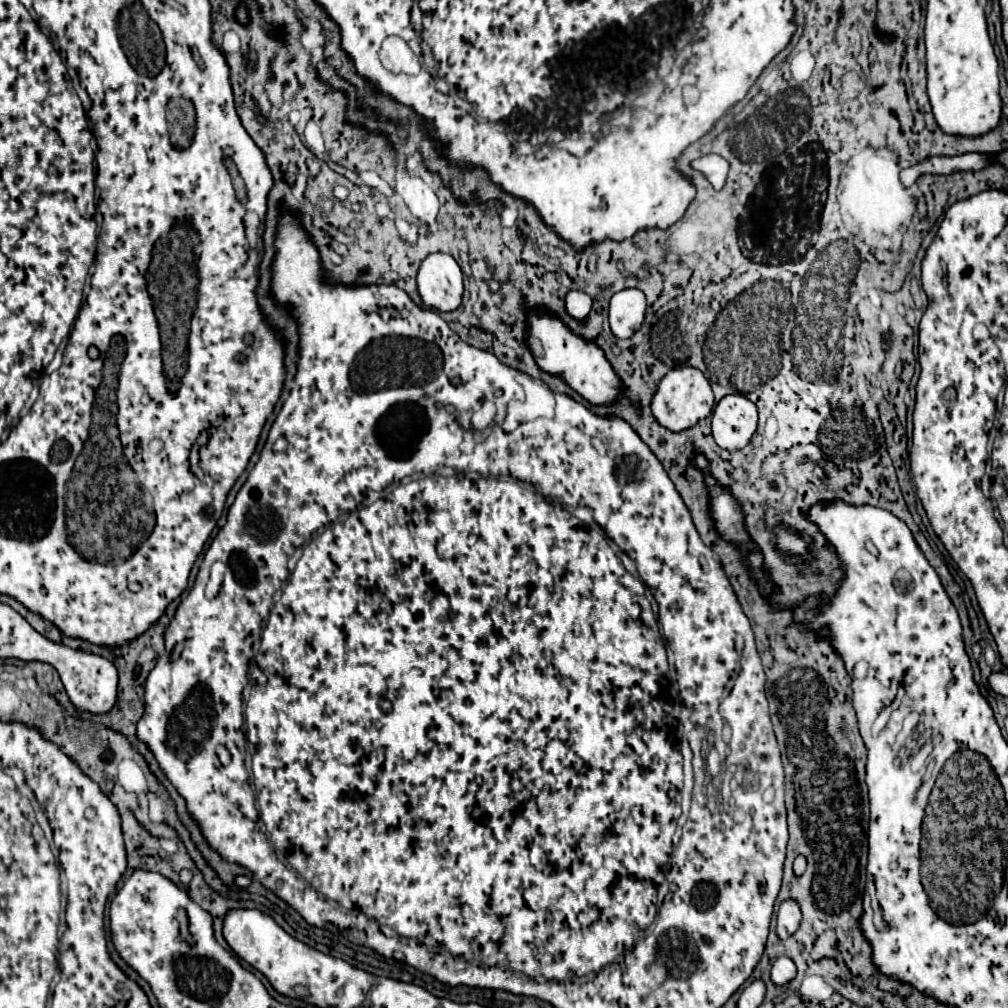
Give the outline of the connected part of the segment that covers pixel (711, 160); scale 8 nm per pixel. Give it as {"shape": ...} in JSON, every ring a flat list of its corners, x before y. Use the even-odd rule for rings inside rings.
{"shape":[[704,155,704,157,696,159,692,163,692,167,702,171,716,191,720,191,726,185,730,163,724,157,720,157,720,155]]}

